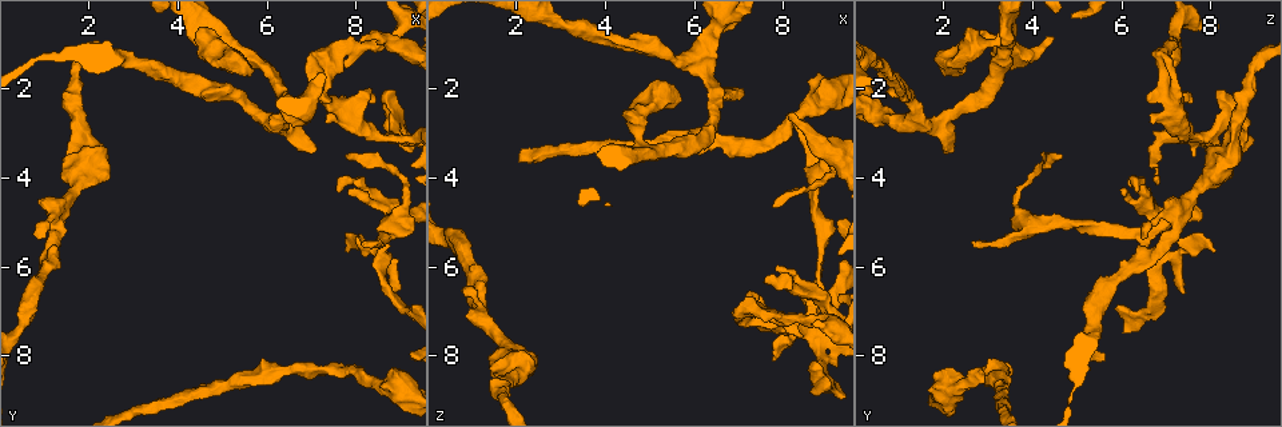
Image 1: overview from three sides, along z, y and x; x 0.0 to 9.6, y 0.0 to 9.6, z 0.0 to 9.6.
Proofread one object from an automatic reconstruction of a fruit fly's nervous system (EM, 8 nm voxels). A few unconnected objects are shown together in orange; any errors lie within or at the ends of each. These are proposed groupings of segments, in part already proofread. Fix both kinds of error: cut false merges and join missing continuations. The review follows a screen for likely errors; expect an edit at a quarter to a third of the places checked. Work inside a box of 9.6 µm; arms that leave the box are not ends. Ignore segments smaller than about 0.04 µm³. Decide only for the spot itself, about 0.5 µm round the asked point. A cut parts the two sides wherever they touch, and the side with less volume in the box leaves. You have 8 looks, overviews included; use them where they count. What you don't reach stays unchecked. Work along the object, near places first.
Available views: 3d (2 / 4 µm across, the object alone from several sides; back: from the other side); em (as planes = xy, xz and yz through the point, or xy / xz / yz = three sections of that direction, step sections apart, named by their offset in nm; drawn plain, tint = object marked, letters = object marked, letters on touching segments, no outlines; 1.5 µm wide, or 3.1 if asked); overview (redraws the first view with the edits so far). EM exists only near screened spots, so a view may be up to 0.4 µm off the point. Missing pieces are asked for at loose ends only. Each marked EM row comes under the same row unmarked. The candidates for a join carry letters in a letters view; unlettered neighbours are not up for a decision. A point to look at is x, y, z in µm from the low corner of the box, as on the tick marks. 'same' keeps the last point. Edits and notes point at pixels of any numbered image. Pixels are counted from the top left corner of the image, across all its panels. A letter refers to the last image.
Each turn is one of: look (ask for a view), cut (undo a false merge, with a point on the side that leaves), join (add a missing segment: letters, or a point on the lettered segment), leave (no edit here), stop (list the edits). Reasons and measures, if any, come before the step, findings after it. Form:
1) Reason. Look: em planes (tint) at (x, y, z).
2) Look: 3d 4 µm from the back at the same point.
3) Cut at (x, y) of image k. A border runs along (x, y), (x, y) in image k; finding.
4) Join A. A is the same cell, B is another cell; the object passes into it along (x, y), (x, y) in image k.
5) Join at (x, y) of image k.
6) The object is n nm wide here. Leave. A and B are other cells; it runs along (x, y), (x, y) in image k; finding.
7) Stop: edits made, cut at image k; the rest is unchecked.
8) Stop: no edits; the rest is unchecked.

Branch stops here. Look: em planes (letters) at (8.10, 0.90, 2.50).

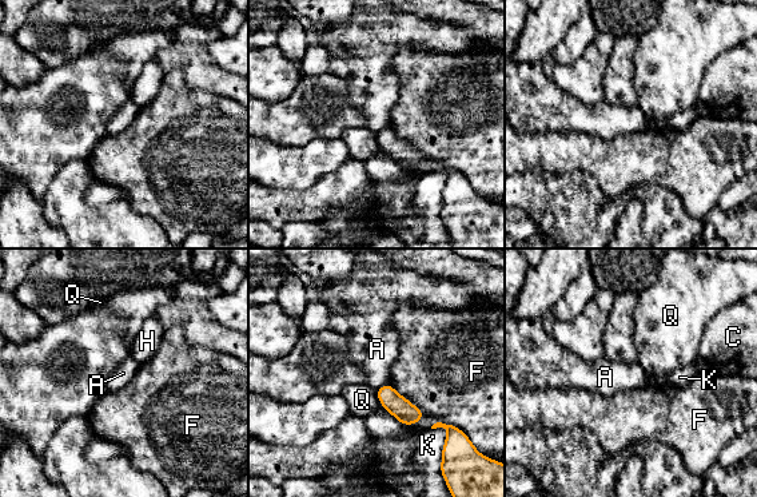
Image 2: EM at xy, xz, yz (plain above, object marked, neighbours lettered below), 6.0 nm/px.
Leave. A, C, F, H, K and Q are other cells; none of them fits.

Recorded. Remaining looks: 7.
An open end. Look: em planes (letters) at (4.25, 0.75, 3.25).

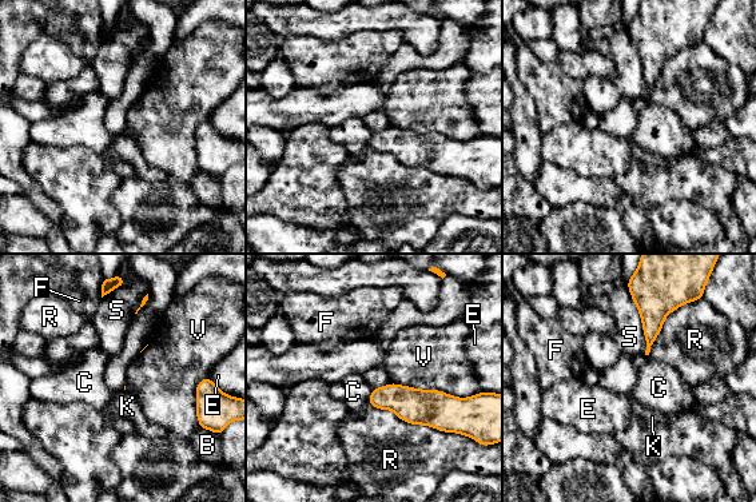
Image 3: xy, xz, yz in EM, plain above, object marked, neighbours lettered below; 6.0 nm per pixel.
The longest contact is with R, 600 nm. Leave. B, C, E, F, K, R, S and V are other cells; a border runs along (392, 382), (458, 397), (476, 394) in image 3; no lettered segment goes on from it.

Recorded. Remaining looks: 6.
Branch point. Look: 3d 4 µm at (8.75, 5.25, 6.40).

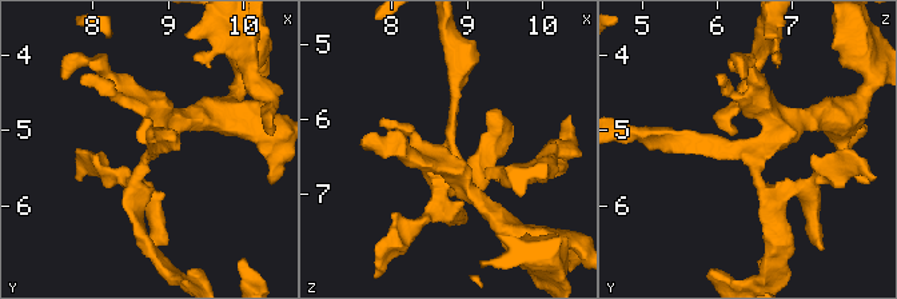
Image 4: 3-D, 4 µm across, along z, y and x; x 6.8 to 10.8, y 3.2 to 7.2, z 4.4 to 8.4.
4 arms meet here. Look: em planes (letters) at (8.75, 5.30, 6.40).

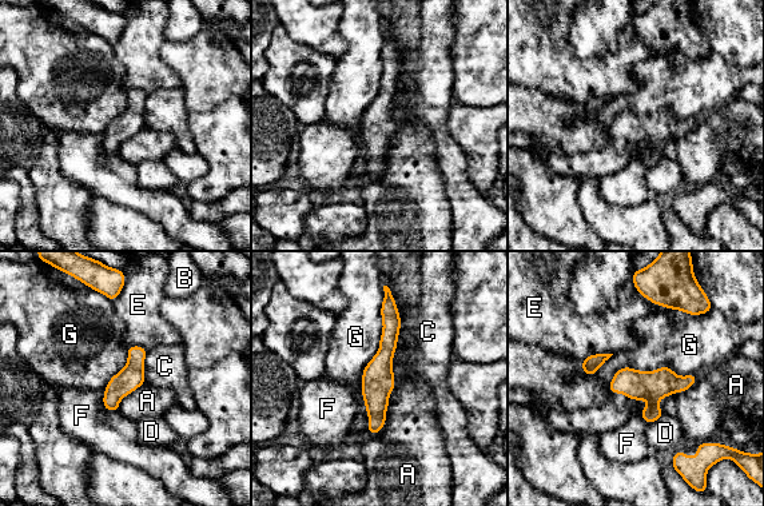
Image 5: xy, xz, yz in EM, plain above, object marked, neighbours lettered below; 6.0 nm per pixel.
Leave. A, B, C, D, E, F and G are other cells; a border runs along (384, 287), (366, 431) in image 5; one neuron here.

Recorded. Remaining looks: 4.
Stop: no edits; the rest is unchecked.

